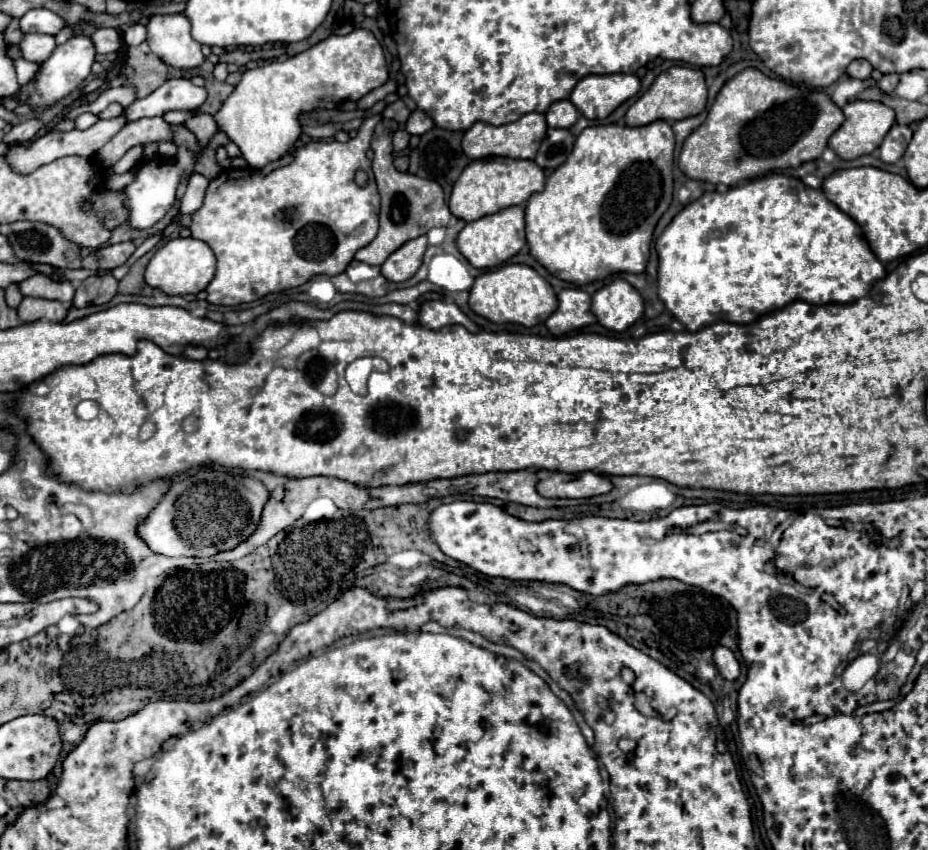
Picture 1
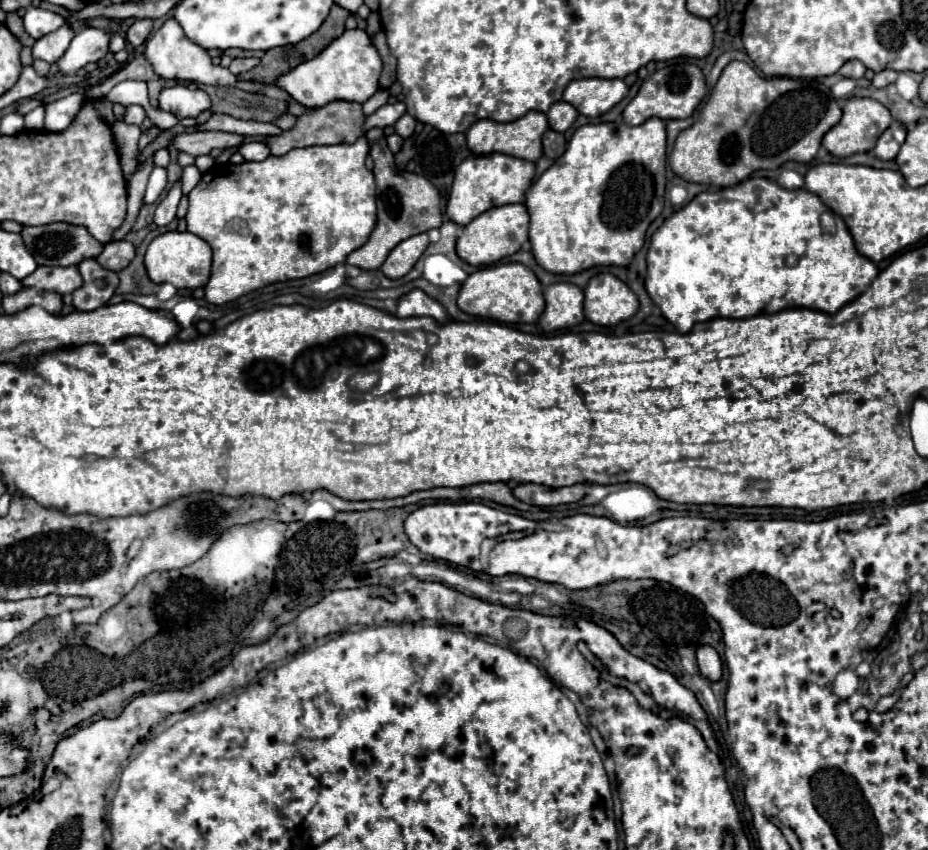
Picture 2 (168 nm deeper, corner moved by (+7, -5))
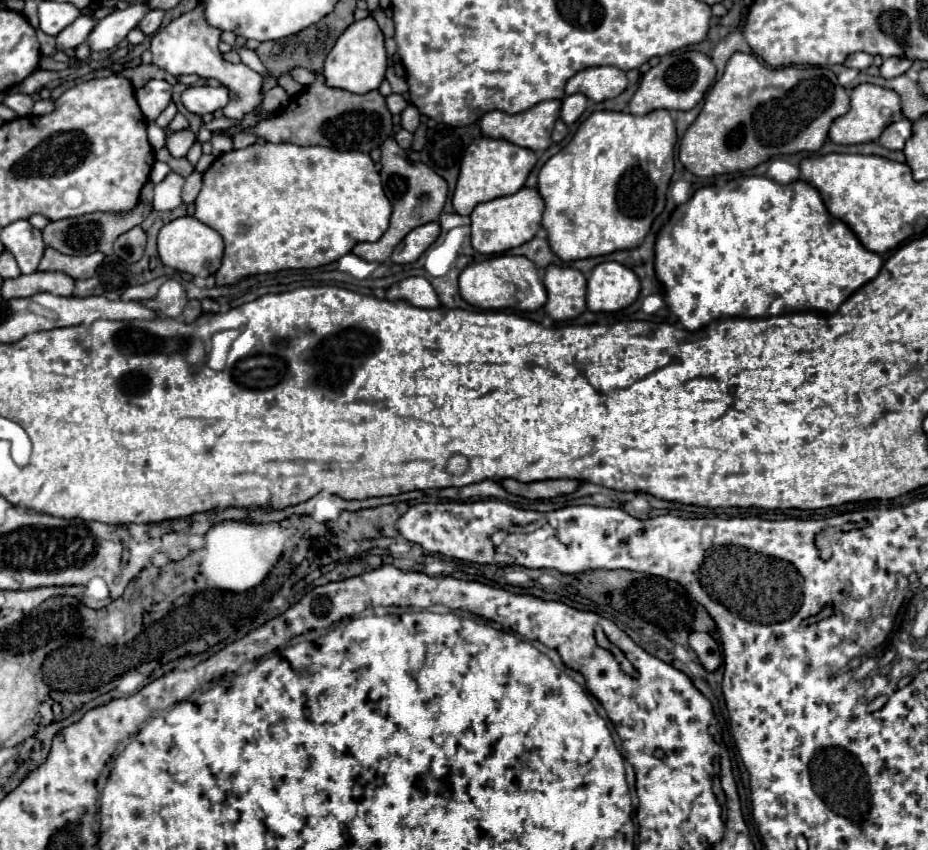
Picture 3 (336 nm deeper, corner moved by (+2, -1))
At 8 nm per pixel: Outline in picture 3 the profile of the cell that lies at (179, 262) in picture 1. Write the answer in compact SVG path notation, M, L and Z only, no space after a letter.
M179 217L179 219L163 225L163 229L159 231L157 251L159 251L159 259L163 261L163 265L167 265L175 271L195 275L195 277L209 277L221 265L223 239L215 229L207 227L205 223L197 221L195 217Z

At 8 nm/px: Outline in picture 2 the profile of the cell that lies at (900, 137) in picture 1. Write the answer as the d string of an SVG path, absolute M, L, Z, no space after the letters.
M892 123L880 137L878 137L878 143L876 143L876 147L872 149L874 151L874 155L876 157L880 157L880 159L894 159L896 155L898 155L898 151L900 151L900 145L902 145L902 137L906 135L906 129L904 129L904 125L900 125L900 123Z

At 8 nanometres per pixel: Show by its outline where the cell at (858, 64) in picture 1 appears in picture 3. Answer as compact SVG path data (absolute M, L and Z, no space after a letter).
M853 53L853 55L847 57L847 61L843 65L845 67L851 67L851 69L857 69L857 71L863 71L871 63L873 63L873 57L871 55L867 55L867 53Z

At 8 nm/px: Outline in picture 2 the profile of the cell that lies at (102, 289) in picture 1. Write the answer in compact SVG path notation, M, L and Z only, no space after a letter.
M84 259L78 265L84 285L72 293L72 305L78 311L94 311L110 301L118 287L118 275L98 265L96 259Z

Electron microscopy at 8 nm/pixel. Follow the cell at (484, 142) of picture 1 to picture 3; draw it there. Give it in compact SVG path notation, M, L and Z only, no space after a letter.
M543 101L517 115L489 111L481 117L479 127L485 137L505 139L531 151L545 151L551 145L551 131L559 117L559 109L561 101Z

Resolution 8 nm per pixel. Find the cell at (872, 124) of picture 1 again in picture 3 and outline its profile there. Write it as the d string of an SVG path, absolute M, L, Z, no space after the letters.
M861 83L853 89L851 93L851 109L835 119L835 123L829 129L829 139L837 145L857 145L857 143L867 143L867 141L877 141L879 135L887 125L893 121L899 121L901 115L901 105L899 105L899 95L891 89L883 89L871 83Z

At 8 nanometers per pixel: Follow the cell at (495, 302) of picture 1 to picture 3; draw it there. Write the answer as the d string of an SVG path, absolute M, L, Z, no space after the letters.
M495 255L481 263L467 265L459 275L461 297L479 309L509 309L517 313L537 311L547 303L547 289L533 261L521 255Z

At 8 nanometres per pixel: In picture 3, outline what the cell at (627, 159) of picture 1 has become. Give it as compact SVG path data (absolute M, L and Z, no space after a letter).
M659 109L659 111L651 111L643 117L631 115L631 113L619 113L619 111L599 111L599 113L591 113L577 129L575 137L571 139L571 143L561 149L557 155L553 155L543 169L539 171L539 183L537 183L537 191L545 201L545 211L543 211L543 229L547 231L547 241L551 245L551 251L565 263L569 261L577 261L577 259L587 259L587 257L599 257L599 255L609 255L613 251L625 251L625 249L635 249L643 243L645 235L649 233L655 217L665 209L665 193L673 175L673 147L677 141L677 133L675 133L675 123L669 115L669 111Z

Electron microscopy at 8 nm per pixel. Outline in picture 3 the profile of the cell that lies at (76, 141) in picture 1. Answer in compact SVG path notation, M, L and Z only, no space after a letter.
M153 79L145 87L135 91L135 99L139 103L143 117L147 121L155 121L171 101L171 85L167 81Z

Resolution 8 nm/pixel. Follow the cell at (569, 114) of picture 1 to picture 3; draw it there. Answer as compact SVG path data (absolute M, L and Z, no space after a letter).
M569 95L569 97L565 97L561 101L561 113L559 113L563 123L571 125L573 121L577 121L581 117L581 113L585 111L585 103L587 103L585 95Z

